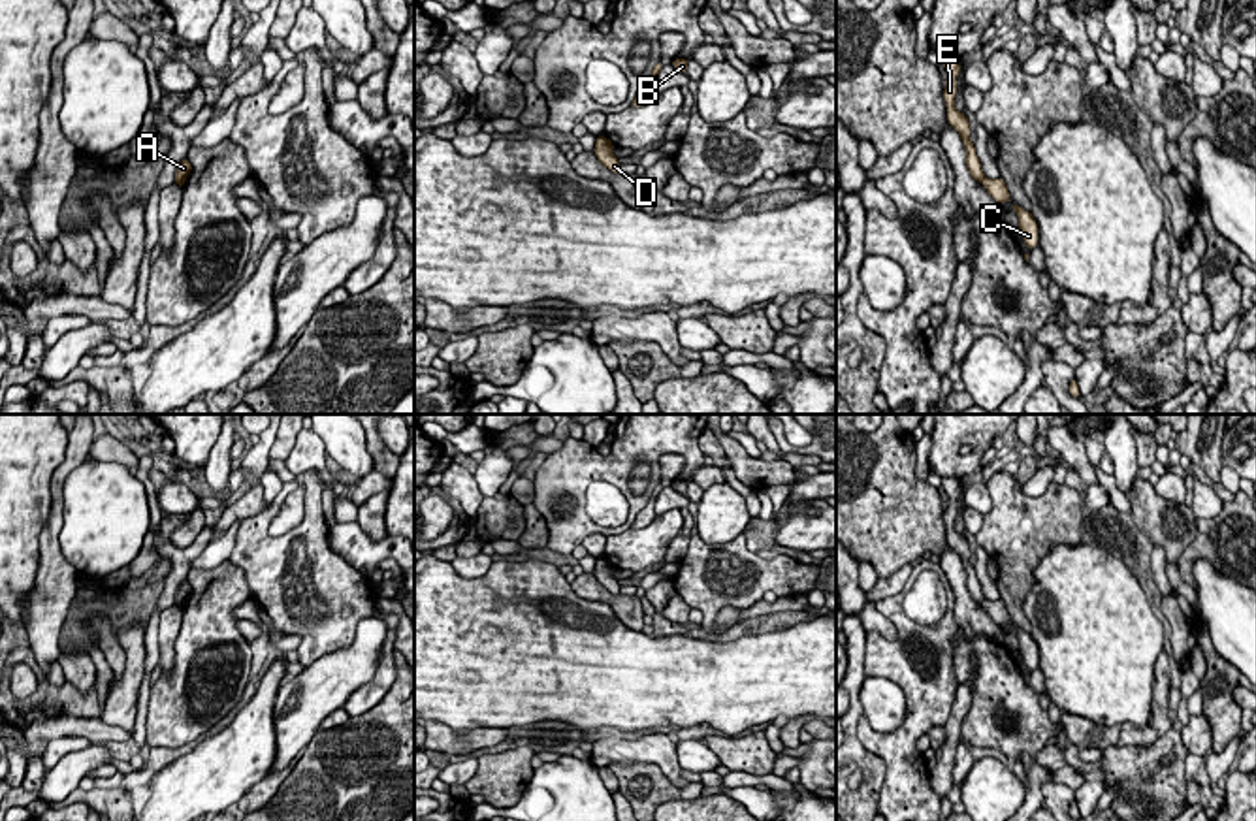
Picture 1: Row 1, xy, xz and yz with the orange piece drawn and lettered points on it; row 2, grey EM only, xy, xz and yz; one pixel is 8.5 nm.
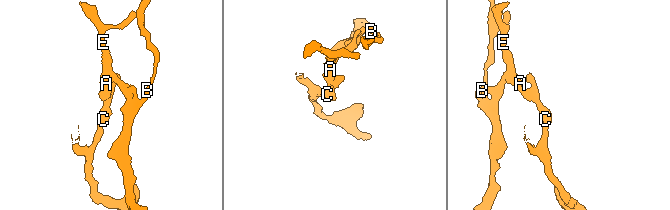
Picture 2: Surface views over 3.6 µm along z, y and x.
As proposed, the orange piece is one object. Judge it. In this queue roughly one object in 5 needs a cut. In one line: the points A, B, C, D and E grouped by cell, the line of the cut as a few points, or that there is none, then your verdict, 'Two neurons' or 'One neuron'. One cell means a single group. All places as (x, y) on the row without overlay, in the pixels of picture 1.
Groups: A B E / C D. Split along yz (985, 599), (980, 603). Two neurons

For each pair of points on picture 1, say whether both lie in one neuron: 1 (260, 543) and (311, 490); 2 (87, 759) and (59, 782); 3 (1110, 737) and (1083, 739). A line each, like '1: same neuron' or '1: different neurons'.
1: same neuron
2: same neuron
3: same neuron

